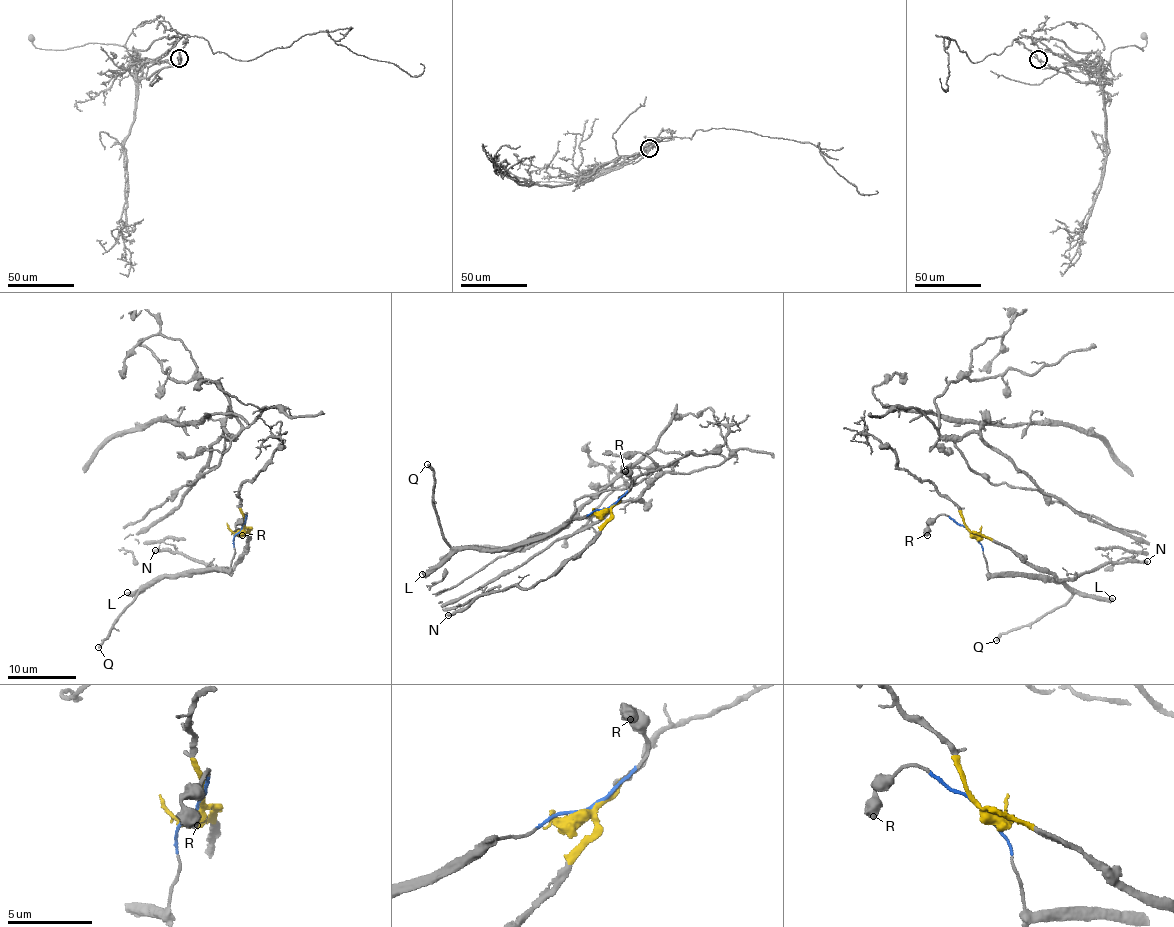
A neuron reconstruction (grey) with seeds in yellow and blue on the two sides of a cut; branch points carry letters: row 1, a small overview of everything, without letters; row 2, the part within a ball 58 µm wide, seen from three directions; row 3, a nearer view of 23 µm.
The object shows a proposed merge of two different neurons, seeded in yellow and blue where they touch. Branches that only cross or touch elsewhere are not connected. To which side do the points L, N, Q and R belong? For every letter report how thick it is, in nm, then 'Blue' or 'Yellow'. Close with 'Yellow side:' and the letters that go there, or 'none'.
L: Thickness 500 nm. Blue
N: Thickness 280 nm. Yellow
Q: Thickness 280 nm. Blue
R: Thickness 600 nm. Blue
Yellow side: N

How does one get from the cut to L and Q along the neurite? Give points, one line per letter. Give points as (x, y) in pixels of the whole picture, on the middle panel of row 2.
L: (607, 507), (500, 548), (455, 549), (422, 574)
Q: (607, 507), (500, 548), (454, 549), (443, 536), (433, 498), (435, 482), (427, 464)

